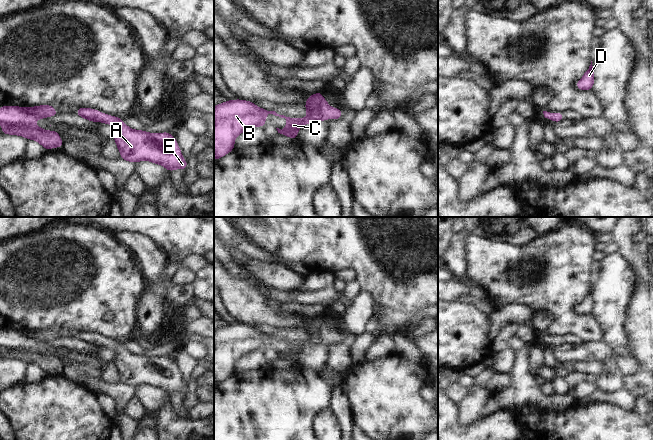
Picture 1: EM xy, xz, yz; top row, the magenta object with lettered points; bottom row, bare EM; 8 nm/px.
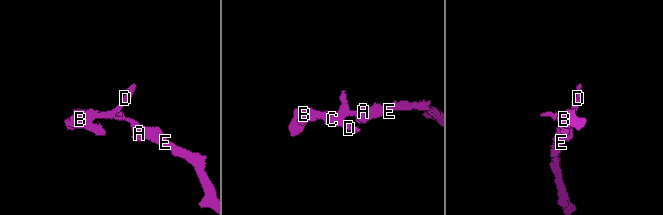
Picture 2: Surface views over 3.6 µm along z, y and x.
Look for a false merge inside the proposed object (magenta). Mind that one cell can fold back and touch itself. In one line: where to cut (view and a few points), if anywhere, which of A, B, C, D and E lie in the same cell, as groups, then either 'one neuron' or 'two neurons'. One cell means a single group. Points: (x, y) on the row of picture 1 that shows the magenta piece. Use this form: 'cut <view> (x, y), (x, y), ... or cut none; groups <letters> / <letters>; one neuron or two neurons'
cut none; groups A B C D E; one neuron

